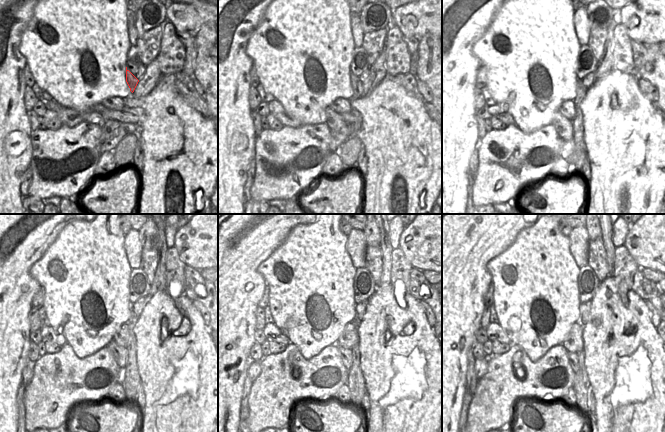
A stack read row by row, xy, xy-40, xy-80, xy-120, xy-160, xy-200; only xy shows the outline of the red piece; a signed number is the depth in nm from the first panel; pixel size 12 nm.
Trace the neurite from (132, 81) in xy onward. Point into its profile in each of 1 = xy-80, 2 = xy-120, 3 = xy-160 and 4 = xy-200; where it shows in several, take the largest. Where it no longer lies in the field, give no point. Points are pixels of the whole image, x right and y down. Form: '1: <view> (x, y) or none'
1: xy-80 (581, 89)
2: xy-120 (130, 380)
3: xy-160 (355, 381)
4: xy-200 (581, 384)

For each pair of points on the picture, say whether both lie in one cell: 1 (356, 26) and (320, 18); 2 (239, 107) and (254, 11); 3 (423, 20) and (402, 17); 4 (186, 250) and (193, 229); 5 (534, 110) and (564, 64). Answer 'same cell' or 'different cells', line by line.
1: different cells
2: same cell
3: same cell
4: same cell
5: same cell

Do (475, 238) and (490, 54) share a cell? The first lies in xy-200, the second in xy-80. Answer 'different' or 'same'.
different

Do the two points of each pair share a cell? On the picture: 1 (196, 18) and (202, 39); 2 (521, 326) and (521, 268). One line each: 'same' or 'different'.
1: different
2: same

